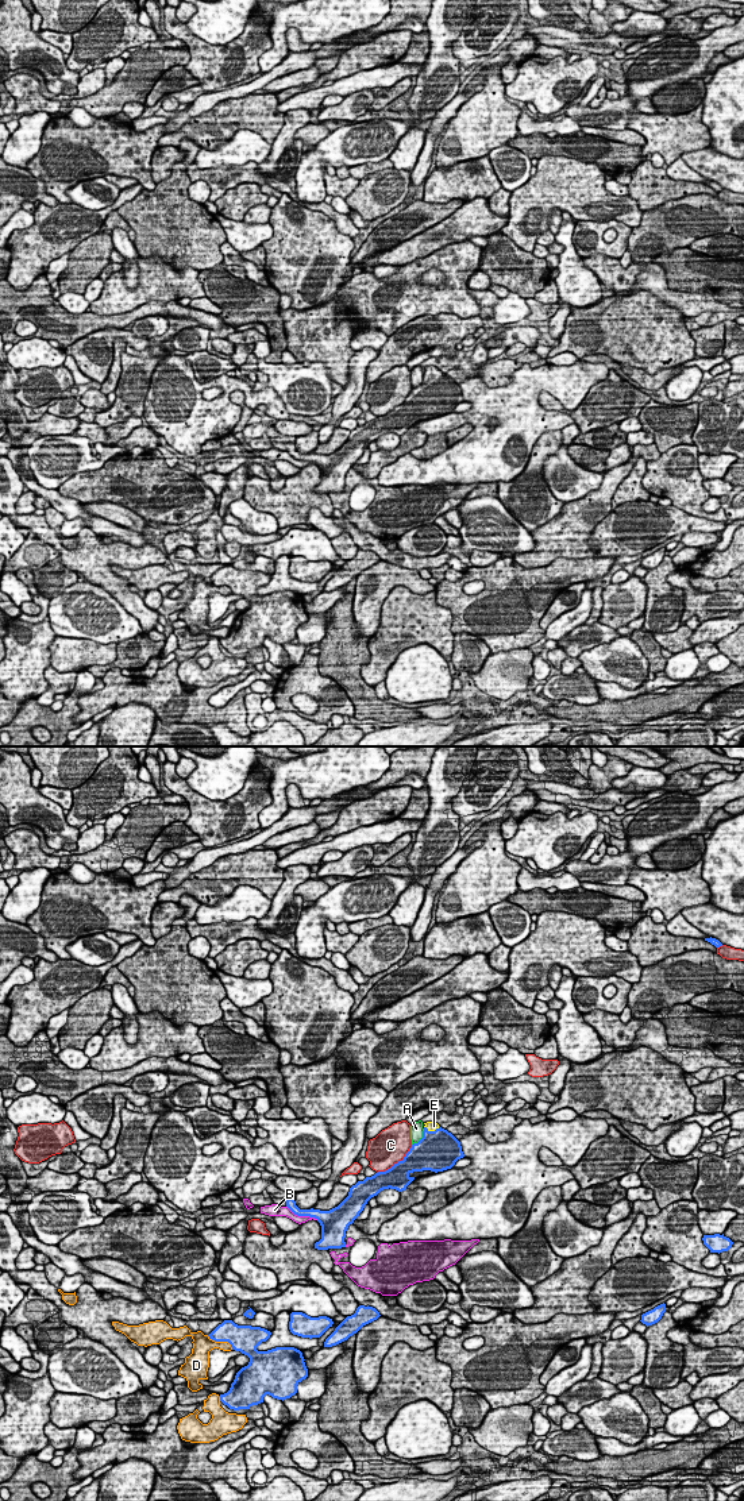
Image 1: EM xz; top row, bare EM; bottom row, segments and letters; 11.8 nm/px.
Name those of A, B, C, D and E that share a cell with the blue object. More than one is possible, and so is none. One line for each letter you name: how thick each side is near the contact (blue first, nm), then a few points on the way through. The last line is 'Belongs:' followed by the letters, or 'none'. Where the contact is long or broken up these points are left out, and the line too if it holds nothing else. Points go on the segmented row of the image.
D: calibres 300 and 220 nm
E: calibres 480 and 120 nm; way xz (438, 1150), (431, 1131), (431, 1126)
Belongs: D, E

